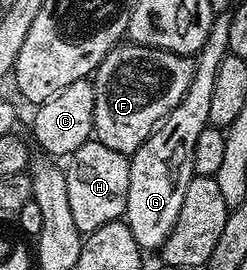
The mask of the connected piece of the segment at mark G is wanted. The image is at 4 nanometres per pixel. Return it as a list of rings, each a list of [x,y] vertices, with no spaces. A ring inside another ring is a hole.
[[[217,16],[210,27],[210,35],[206,35],[206,43],[195,54],[196,66],[190,87],[186,87],[186,95],[182,95],[178,107],[174,107],[174,111],[164,117],[156,130],[142,143],[142,147],[131,154],[128,163],[130,187],[126,195],[123,220],[127,221],[130,232],[142,251],[163,249],[170,231],[174,231],[174,223],[178,223],[182,198],[186,196],[186,187],[190,187],[190,179],[194,176],[194,142],[204,129],[209,128],[214,78],[218,75],[218,63],[229,56],[229,43],[230,16]]]

